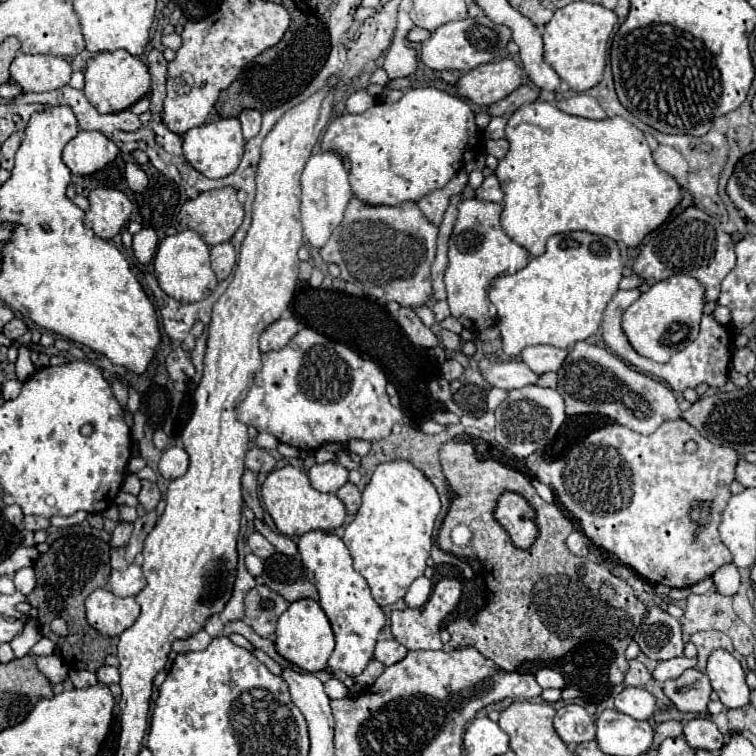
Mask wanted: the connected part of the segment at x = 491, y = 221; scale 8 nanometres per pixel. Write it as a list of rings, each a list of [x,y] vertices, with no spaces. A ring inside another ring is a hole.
[[[477,198],[461,200],[459,216],[449,240],[449,266],[445,270],[447,302],[451,314],[471,332],[481,332],[494,324],[497,311],[489,306],[488,290],[494,278],[501,274],[515,274],[529,262],[529,252],[515,244],[499,224],[501,204],[483,202]]]

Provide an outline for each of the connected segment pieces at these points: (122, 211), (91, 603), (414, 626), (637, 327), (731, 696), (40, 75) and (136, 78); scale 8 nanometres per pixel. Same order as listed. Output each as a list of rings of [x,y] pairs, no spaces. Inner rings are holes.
[[[98,187],[89,194],[89,210],[85,214],[85,226],[89,226],[97,238],[115,238],[133,212],[131,200],[114,187]]]
[[[93,590],[87,600],[87,622],[105,636],[119,636],[139,616],[135,598],[119,598],[109,590]]]
[[[457,578],[439,580],[437,586],[433,588],[425,608],[405,608],[405,610],[393,610],[391,612],[391,634],[393,634],[393,638],[409,650],[439,650],[441,648],[441,640],[439,640],[441,622],[445,620],[447,614],[451,614],[455,610],[459,600],[461,600],[461,582]]]
[[[675,274],[673,278],[661,280],[635,300],[621,318],[621,328],[639,356],[655,362],[667,362],[675,352],[683,350],[699,334],[699,320],[703,316],[703,294],[701,284],[695,278]]]
[[[713,650],[707,658],[707,672],[713,690],[727,708],[741,708],[749,702],[749,688],[745,684],[745,670],[739,660],[727,650]]]
[[[19,52],[11,62],[11,78],[23,92],[51,92],[69,82],[71,66],[57,56],[29,56]]]
[[[127,50],[101,52],[95,58],[87,60],[87,66],[85,66],[85,88],[83,88],[83,92],[85,92],[87,100],[101,114],[127,110],[137,100],[141,100],[143,96],[147,96],[149,90],[151,90],[151,76],[149,76],[147,64],[141,58],[131,56]]]

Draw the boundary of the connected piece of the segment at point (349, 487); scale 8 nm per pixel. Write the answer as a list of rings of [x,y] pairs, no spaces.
[[[347,482],[345,486],[341,486],[341,488],[339,488],[337,496],[339,496],[339,498],[341,498],[341,502],[345,504],[345,508],[347,508],[347,514],[349,514],[349,516],[353,516],[353,514],[359,510],[359,506],[361,506],[361,492],[357,490],[357,486],[355,486],[355,484]]]

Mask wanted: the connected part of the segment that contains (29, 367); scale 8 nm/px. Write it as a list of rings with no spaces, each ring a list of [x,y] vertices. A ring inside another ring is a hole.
[[[19,346],[19,358],[15,362],[15,368],[17,368],[15,374],[17,374],[17,378],[21,382],[25,382],[35,372],[35,366],[33,366],[33,362],[29,358],[29,350],[25,346]]]

